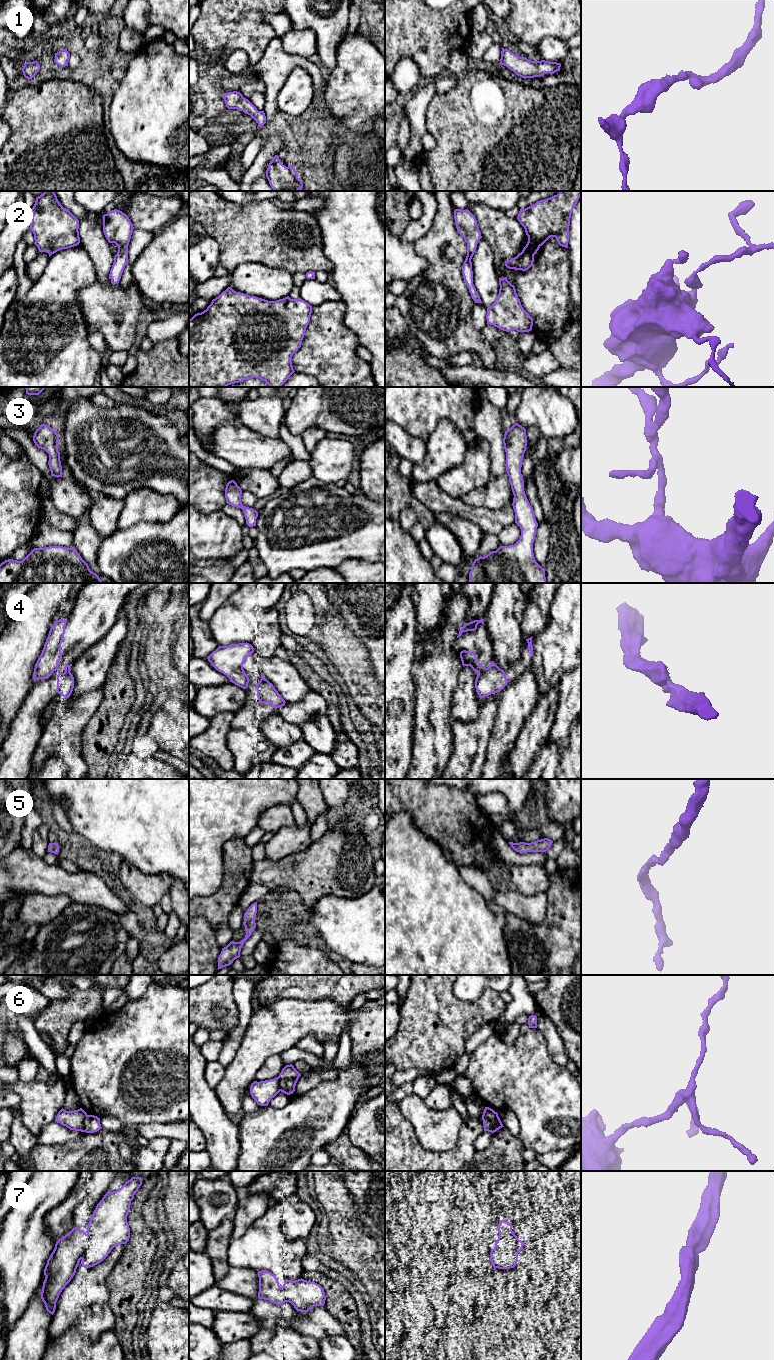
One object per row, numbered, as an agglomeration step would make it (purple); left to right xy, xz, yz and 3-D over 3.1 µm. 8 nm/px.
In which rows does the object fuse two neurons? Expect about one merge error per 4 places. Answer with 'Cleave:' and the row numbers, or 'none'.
Cleave: 4, 6

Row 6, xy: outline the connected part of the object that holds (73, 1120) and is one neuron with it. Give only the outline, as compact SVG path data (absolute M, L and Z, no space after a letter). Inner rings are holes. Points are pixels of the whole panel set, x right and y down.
M63 1108L58 1112L55 1122L66 1126L70 1130L83 1132L83 1122L87 1113L82 1109L66 1111Z

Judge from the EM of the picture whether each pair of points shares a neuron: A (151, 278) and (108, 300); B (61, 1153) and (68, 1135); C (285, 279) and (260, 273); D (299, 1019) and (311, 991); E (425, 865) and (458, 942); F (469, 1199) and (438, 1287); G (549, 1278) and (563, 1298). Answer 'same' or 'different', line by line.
A: different
B: different
C: same
D: different
E: same
F: different
G: different

